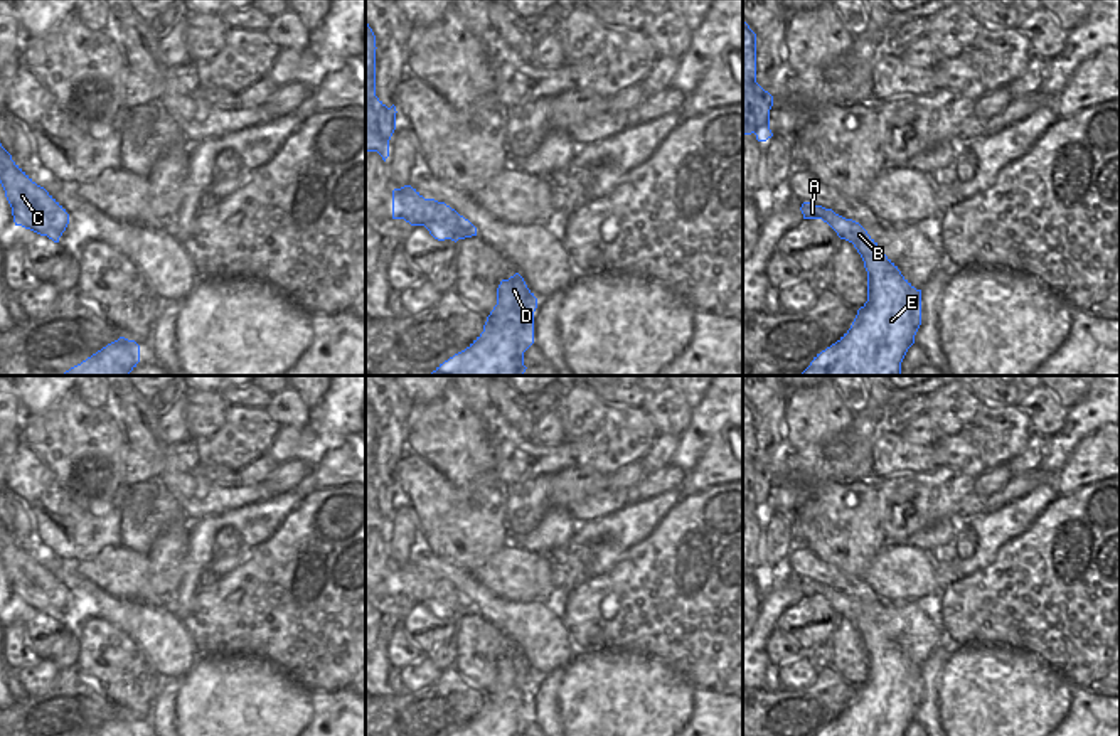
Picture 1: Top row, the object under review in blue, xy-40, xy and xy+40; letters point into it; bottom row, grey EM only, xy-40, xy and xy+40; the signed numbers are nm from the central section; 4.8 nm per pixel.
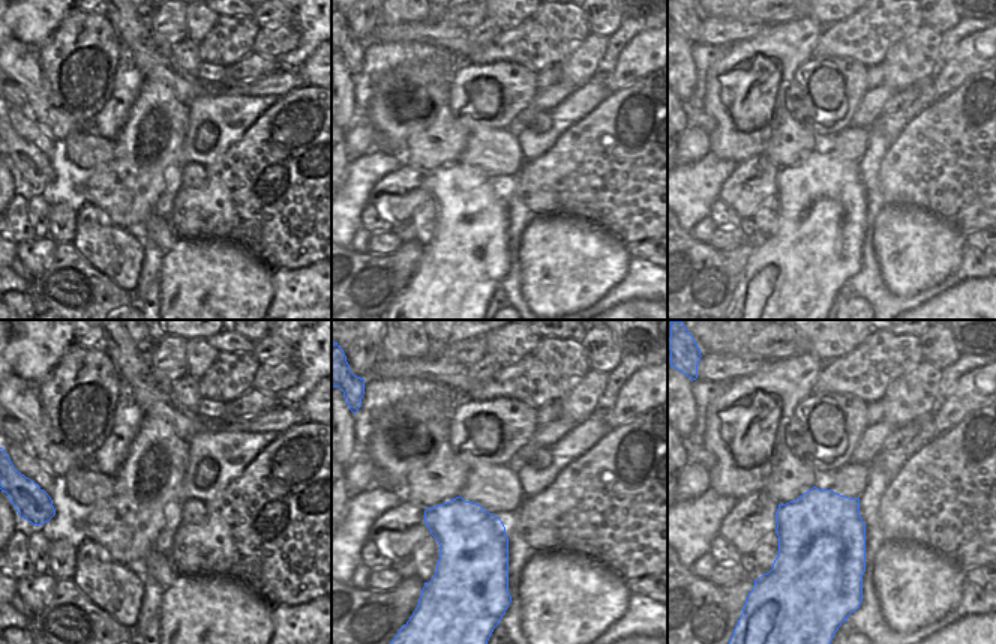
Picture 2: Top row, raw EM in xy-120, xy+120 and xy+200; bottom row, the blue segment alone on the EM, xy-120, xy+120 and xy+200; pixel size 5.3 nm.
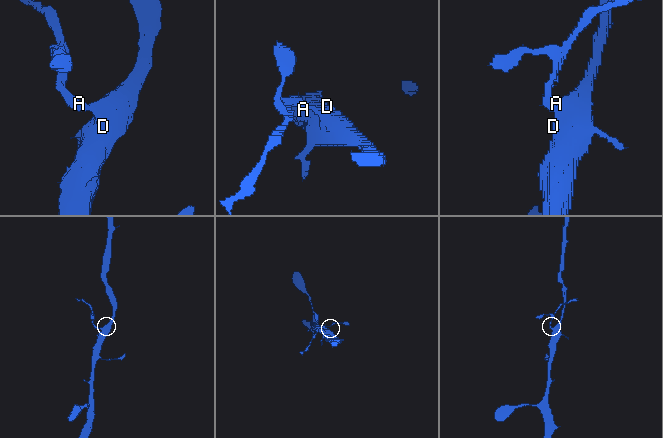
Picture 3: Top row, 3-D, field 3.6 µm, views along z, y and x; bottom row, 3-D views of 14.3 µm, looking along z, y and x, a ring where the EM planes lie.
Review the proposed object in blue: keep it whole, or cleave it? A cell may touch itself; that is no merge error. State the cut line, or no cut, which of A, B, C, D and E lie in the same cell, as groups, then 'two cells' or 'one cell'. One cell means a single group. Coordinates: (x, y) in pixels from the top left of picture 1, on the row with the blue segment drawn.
cut in xy along (455, 211), (457, 240); A C / B D E; two cells

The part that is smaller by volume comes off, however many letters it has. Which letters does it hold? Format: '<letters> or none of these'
A, C.

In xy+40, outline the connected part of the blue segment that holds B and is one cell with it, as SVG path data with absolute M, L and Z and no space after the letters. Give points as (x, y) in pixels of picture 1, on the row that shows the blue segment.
M835 212L830 221L864 261L867 301L851 328L817 354L802 376L901 376L901 362L921 325L921 290L901 275L859 222Z

